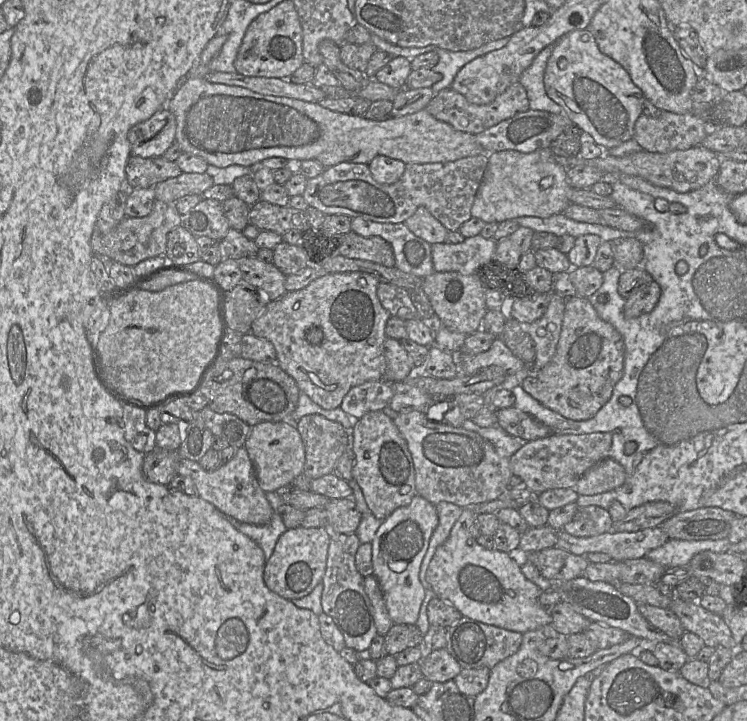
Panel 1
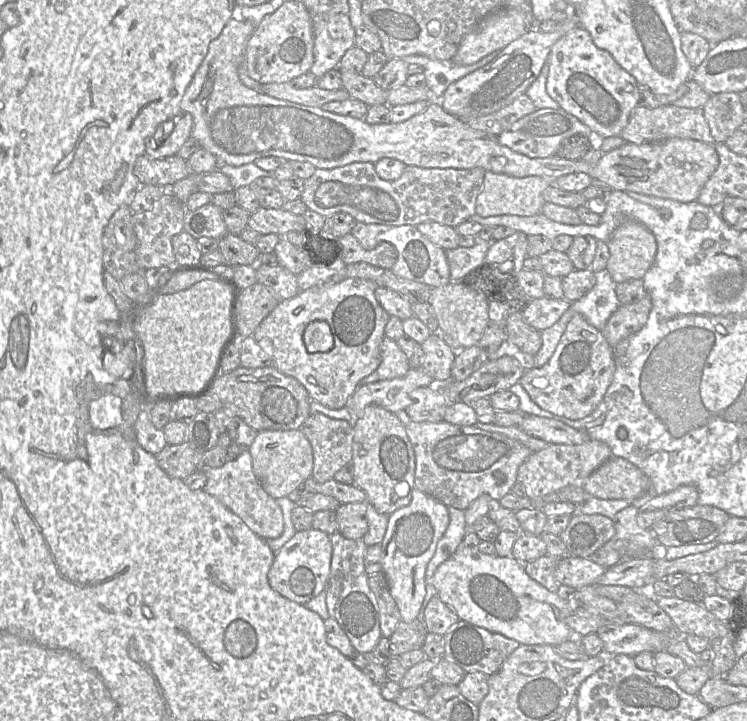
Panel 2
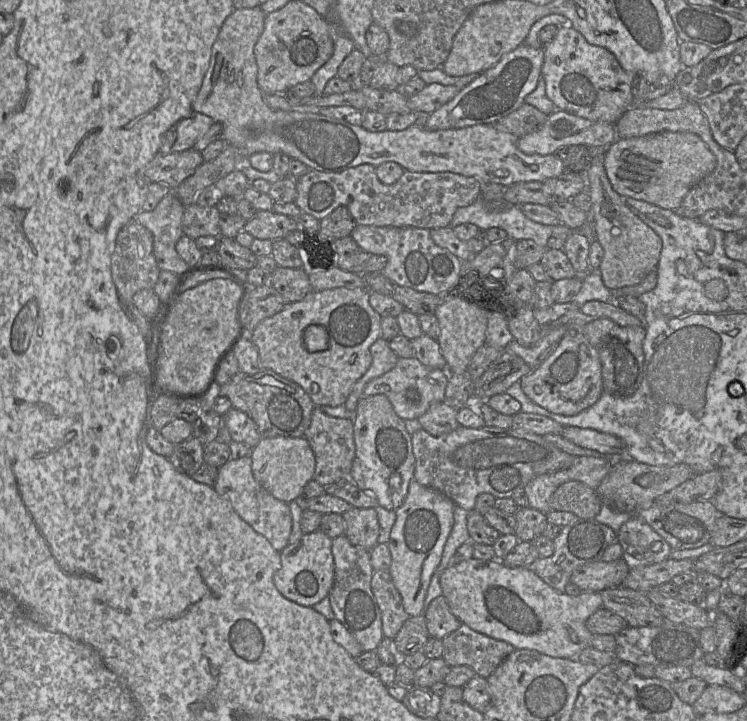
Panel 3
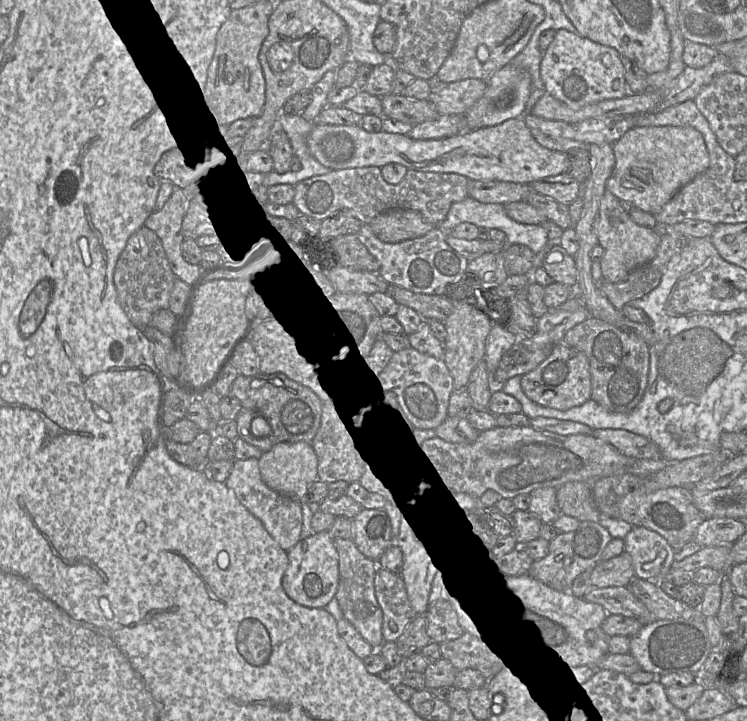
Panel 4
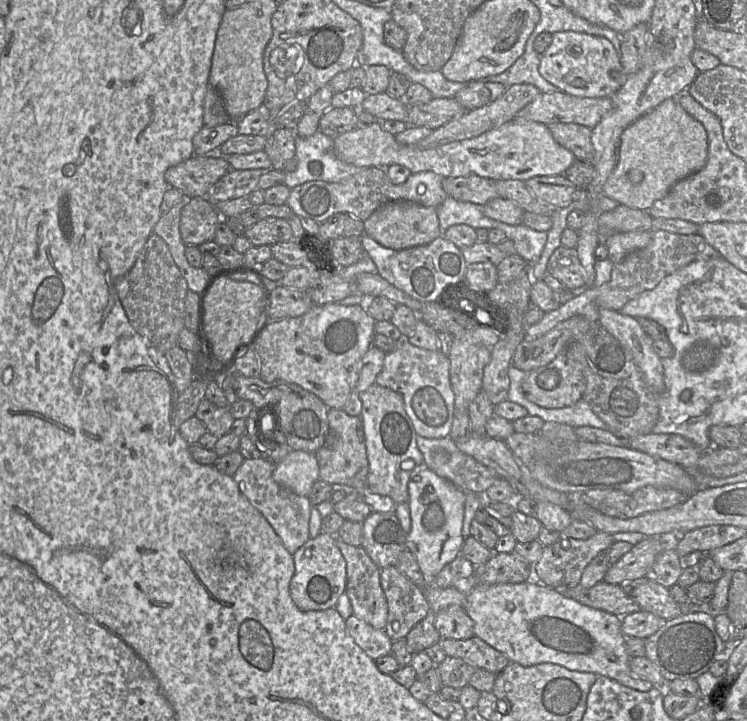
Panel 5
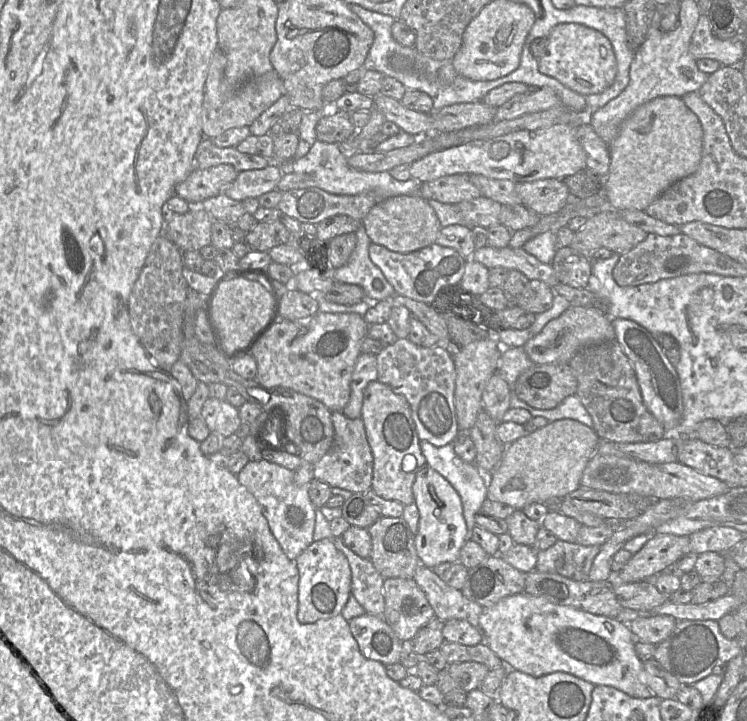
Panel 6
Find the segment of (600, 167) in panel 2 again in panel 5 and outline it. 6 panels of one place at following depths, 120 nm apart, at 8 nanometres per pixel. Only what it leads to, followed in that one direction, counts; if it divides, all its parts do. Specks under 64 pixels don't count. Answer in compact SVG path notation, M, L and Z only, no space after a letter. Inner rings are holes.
M668 98L622 132L619 159L604 184L603 193L620 205L648 210L656 200L662 199L675 183L700 171L706 165L707 158L708 136L704 126L688 114L676 98Z

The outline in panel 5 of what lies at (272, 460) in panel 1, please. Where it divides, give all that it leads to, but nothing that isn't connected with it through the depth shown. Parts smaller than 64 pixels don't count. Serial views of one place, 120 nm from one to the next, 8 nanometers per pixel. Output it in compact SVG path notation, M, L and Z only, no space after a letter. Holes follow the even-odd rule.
M291 450L281 462L275 465L272 477L281 487L299 496L308 496L314 483L319 480L319 465L315 454L301 450Z

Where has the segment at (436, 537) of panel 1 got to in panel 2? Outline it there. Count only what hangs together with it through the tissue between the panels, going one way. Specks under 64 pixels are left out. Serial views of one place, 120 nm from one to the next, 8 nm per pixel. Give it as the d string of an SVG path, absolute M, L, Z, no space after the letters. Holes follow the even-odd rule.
M448 506L448 510L450 517L449 525L438 541L435 553L427 565L426 585L432 582L437 568L456 551L463 542L468 529L470 529L465 521L465 510L452 506Z

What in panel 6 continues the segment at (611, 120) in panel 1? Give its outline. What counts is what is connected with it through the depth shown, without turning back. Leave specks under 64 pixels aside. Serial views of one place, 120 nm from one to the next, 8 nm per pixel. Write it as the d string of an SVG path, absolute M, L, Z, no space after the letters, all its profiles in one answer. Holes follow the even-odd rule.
M577 23L554 26L547 36L543 55L538 58L538 70L583 96L597 94L614 81L617 63L609 39L601 32Z

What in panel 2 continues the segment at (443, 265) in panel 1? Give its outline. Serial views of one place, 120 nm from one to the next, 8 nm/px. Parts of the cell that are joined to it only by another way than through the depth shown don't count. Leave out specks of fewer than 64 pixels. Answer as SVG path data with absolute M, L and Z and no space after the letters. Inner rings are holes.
M482 240L472 247L457 247L445 250L447 262L450 268L450 282L462 283L462 279L469 272L486 264L486 254L491 242Z

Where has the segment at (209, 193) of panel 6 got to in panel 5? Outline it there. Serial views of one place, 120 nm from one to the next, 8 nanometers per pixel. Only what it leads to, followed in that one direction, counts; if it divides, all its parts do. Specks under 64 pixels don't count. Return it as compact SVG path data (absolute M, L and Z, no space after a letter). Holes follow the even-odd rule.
M218 153L193 155L165 172L165 180L187 198L206 197L209 188L231 170Z

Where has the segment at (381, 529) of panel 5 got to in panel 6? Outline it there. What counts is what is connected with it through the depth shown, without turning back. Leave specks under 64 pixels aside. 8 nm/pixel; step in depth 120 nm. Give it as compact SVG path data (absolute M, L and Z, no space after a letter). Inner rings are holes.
M381 516L367 529L372 540L370 560L383 578L413 578L421 560L415 546L415 535L403 517Z

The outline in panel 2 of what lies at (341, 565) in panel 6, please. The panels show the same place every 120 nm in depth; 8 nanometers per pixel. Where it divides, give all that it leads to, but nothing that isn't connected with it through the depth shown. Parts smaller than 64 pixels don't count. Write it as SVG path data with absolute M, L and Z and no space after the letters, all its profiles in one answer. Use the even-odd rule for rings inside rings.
M313 528L297 531L274 554L274 561L268 572L268 582L274 591L286 599L305 604L327 587L332 560L331 535Z

